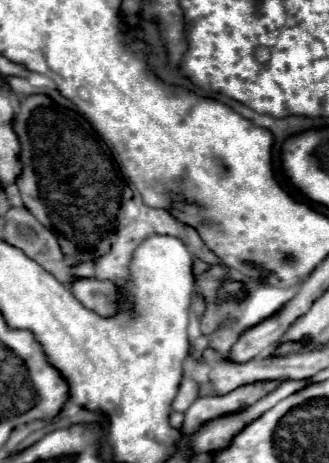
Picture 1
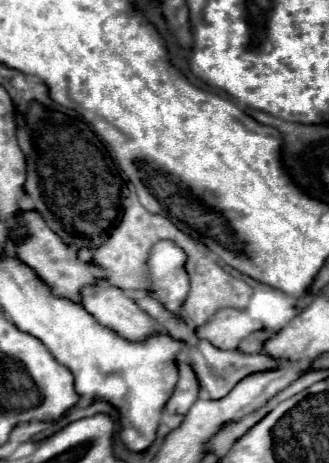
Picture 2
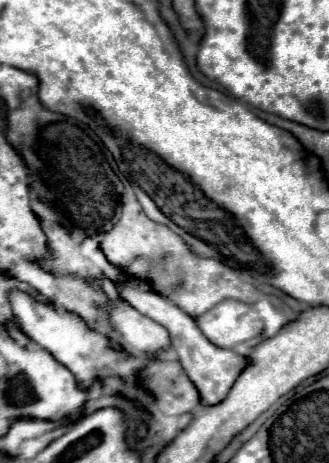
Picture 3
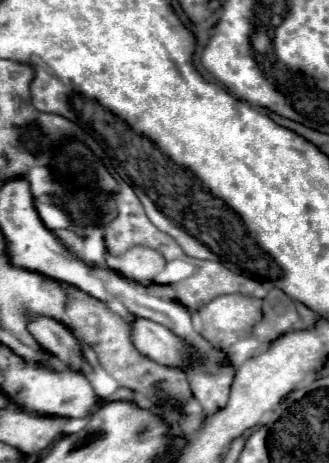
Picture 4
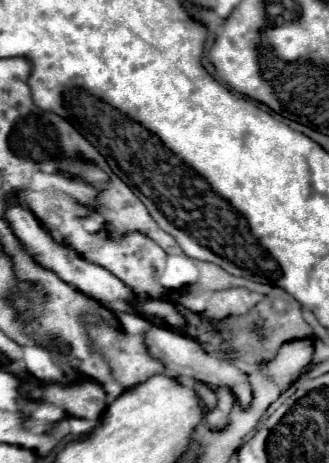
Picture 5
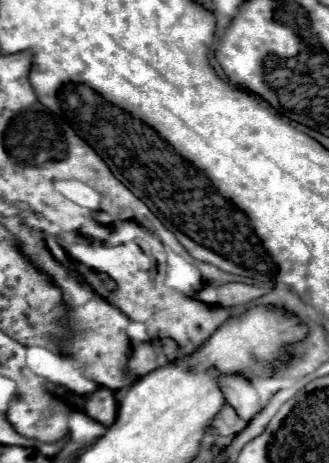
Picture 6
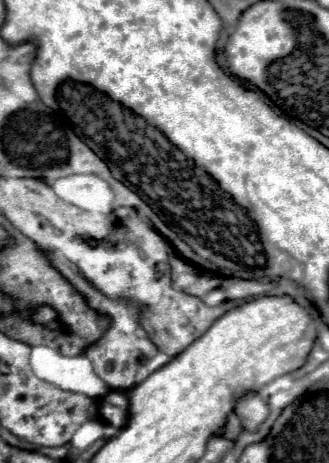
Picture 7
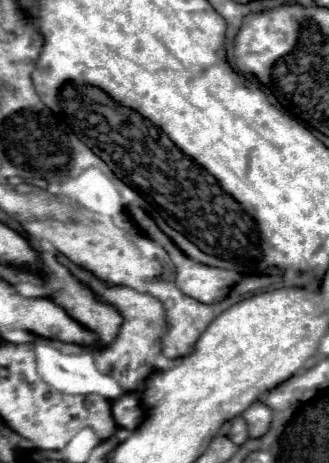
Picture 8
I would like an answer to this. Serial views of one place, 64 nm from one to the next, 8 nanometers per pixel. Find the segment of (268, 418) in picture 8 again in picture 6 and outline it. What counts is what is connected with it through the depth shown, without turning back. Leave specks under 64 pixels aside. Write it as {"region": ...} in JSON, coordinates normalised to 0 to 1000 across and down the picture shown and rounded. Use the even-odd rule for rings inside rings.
{"region":[[[675,808],[657,829],[742,911],[760,911],[802,881],[772,829],[736,808]]]}

